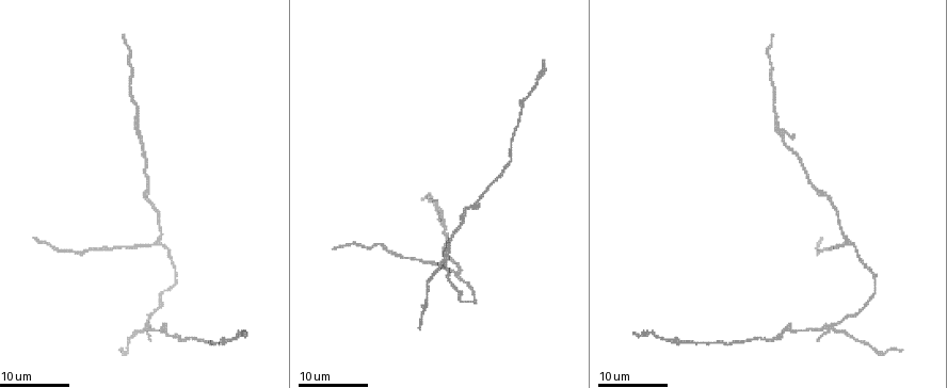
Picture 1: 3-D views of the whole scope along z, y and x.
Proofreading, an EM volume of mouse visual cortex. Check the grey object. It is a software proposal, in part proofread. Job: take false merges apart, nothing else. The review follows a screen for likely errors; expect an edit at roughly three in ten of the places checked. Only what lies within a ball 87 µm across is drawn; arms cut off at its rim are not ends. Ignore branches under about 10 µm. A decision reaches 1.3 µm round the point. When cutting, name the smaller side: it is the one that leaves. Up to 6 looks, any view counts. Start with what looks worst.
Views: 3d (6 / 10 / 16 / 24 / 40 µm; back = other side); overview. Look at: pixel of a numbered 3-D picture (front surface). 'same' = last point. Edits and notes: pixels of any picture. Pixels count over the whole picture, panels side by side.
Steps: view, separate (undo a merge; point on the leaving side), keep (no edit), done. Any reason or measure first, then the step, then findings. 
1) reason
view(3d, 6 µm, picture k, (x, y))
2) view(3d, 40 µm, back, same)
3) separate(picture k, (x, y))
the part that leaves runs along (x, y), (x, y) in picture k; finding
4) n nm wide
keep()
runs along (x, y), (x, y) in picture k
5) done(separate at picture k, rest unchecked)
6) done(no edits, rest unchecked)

four-way junction
view(3d, 16 µm, picture 1, (832, 329))

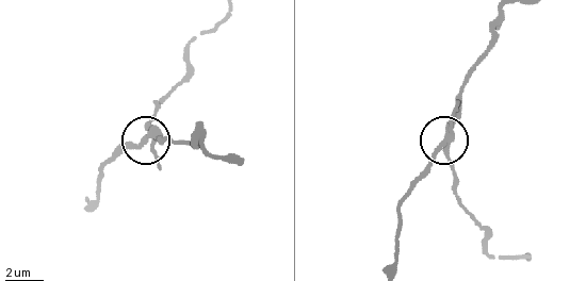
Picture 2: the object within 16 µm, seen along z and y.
view(3d, 10 µm, picture 2, (447, 138))

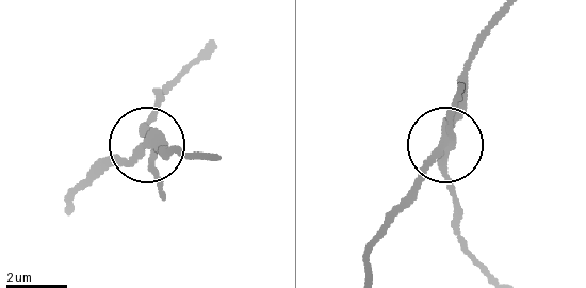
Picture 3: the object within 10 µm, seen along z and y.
4 arms
separate(picture 3, (129, 165))
the part that leaves runs along (150, 141), (204, 156) in picture 3; two cells meet here

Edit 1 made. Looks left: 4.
three-way junction
view(3d, 24 µm, picture 1, (848, 240))

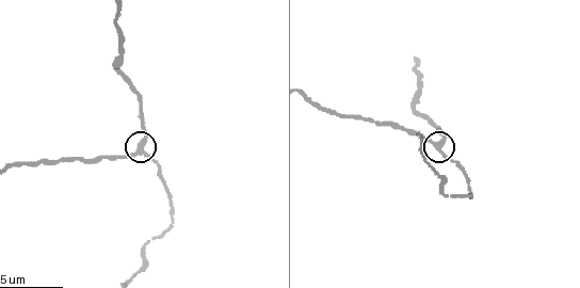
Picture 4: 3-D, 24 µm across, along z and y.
view(3d, 6 µm, picture 4, (138, 148))

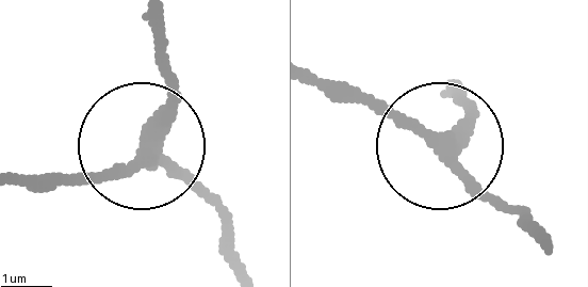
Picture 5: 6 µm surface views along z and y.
side arm 22 µm
keep()
runs along (541, 244), (457, 155), (346, 83) in picture 5; one cell here

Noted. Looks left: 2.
thick turns thin
view(3d, 10 µm, picture 4, (417, 113))

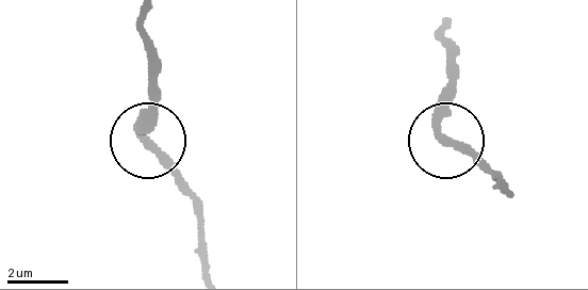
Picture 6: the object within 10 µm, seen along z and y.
keep()
continuous, no second cell

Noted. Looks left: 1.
done(separate at picture 3, rest unchecked)

